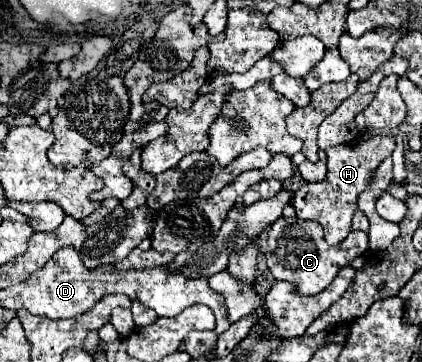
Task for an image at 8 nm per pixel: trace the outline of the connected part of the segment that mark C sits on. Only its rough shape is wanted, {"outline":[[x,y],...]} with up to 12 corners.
{"outline":[[281,216],[267,268],[301,296],[323,292],[367,250],[365,232],[329,246],[319,222]]}

